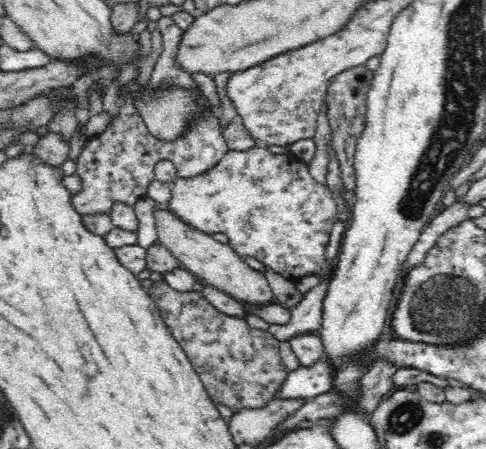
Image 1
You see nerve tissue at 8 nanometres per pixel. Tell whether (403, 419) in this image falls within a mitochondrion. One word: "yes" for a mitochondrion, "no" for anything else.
yes

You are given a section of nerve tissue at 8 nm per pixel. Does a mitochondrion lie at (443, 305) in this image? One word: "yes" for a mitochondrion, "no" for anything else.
yes

